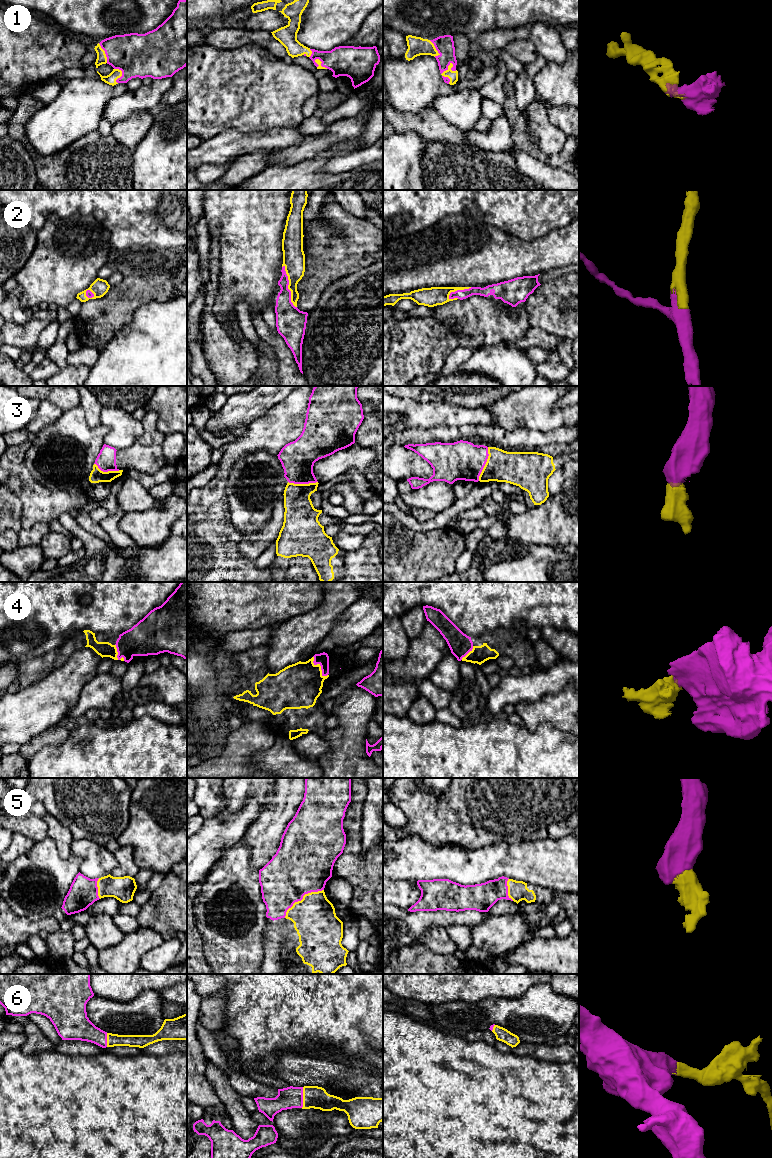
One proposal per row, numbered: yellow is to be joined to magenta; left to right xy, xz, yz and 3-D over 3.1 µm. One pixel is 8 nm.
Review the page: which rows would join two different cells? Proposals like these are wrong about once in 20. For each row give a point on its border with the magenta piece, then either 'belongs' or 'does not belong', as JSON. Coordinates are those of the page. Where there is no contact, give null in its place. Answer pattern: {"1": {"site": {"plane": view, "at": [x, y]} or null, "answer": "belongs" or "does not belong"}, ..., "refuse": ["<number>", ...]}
{"1": {"site": {"plane": "yz", "at": [441, 73]}, "answer": "belongs"}, "2": {"site": {"plane": "xz", "at": [287, 286]}, "answer": "belongs"}, "3": {"site": {"plane": "yz", "at": [485, 463]}, "answer": "belongs"}, "4": {"site": {"plane": "xz", "at": [320, 665]}, "answer": "belongs"}, "5": {"site": {"plane": "xz", "at": [302, 898]}, "answer": "belongs"}, "6": {"site": {"plane": "xz", "at": [302, 1097]}, "answer": "belongs"}, "refuse": []}

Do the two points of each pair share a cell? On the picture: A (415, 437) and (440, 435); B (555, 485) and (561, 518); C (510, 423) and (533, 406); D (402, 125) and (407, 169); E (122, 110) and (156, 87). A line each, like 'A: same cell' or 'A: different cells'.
A: same cell
B: different cells
C: same cell
D: different cells
E: same cell

